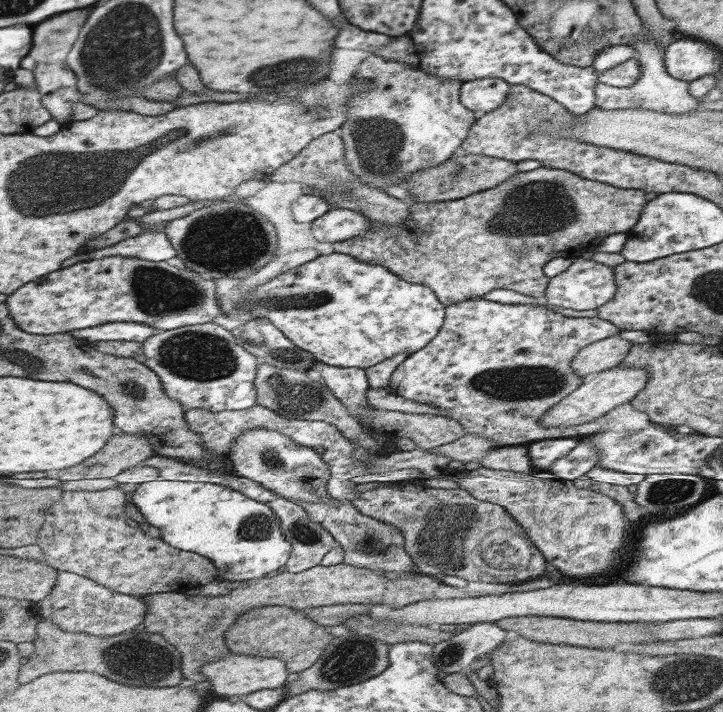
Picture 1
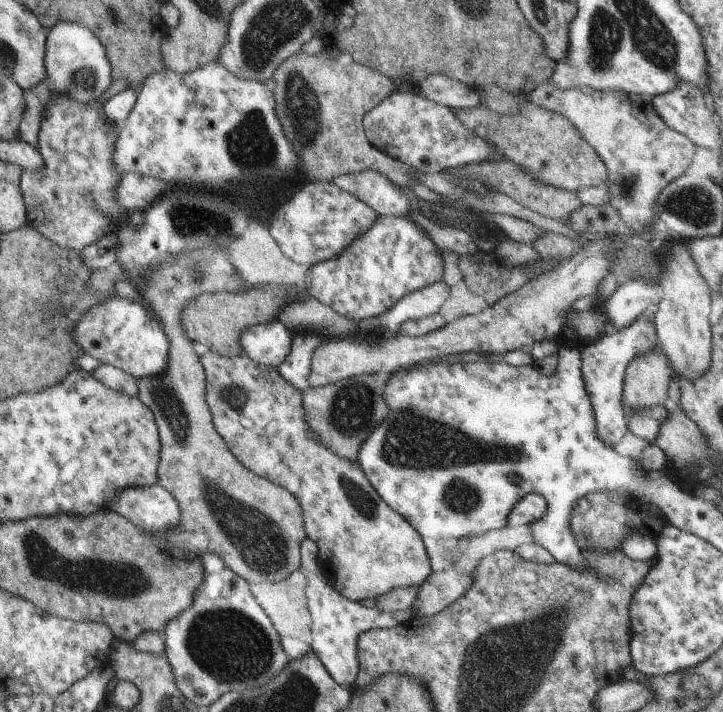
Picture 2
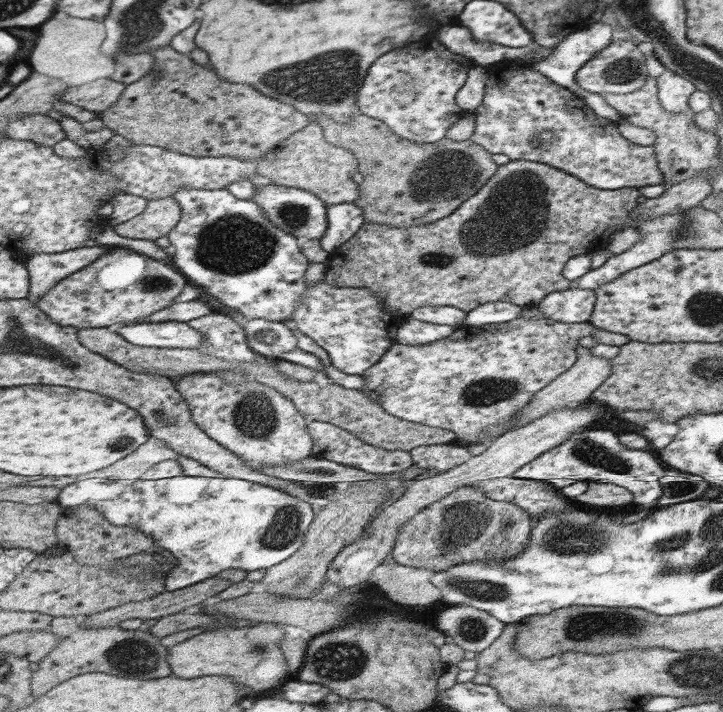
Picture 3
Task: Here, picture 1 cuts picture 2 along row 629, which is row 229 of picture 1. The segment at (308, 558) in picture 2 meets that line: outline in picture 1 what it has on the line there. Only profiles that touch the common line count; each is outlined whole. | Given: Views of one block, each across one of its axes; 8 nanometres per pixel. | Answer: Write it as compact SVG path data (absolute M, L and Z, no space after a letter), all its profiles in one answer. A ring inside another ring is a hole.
M331 208L311 222L312 234L320 243L344 242L370 232L372 221L364 214L350 209Z

